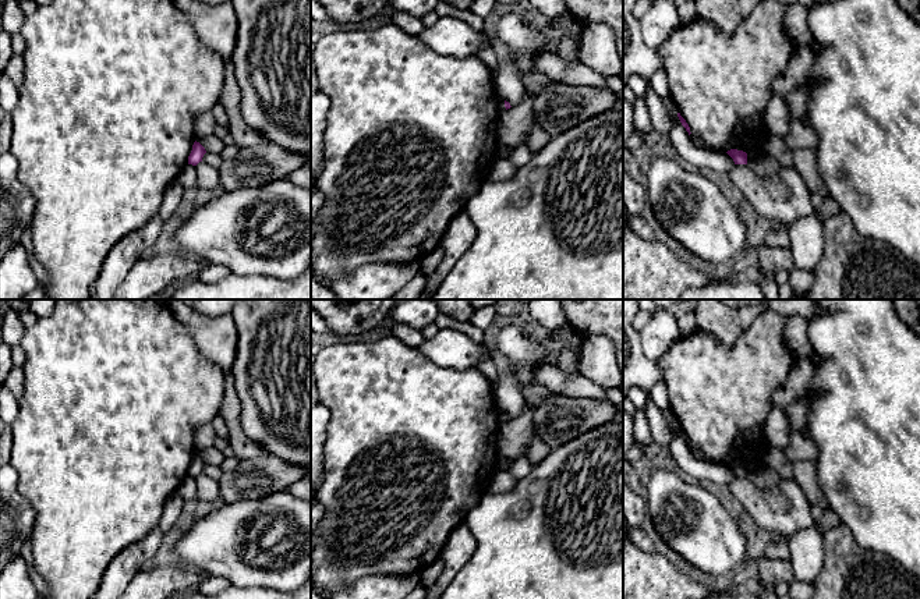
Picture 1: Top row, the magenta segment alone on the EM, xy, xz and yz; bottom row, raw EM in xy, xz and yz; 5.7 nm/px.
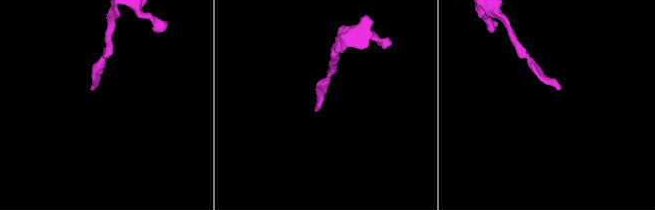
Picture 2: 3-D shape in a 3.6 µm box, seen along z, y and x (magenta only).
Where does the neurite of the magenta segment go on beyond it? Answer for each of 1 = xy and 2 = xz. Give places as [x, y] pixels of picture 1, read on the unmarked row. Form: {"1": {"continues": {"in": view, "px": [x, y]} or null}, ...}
{"1": {"continues": null}, "2": {"continues": null}}

